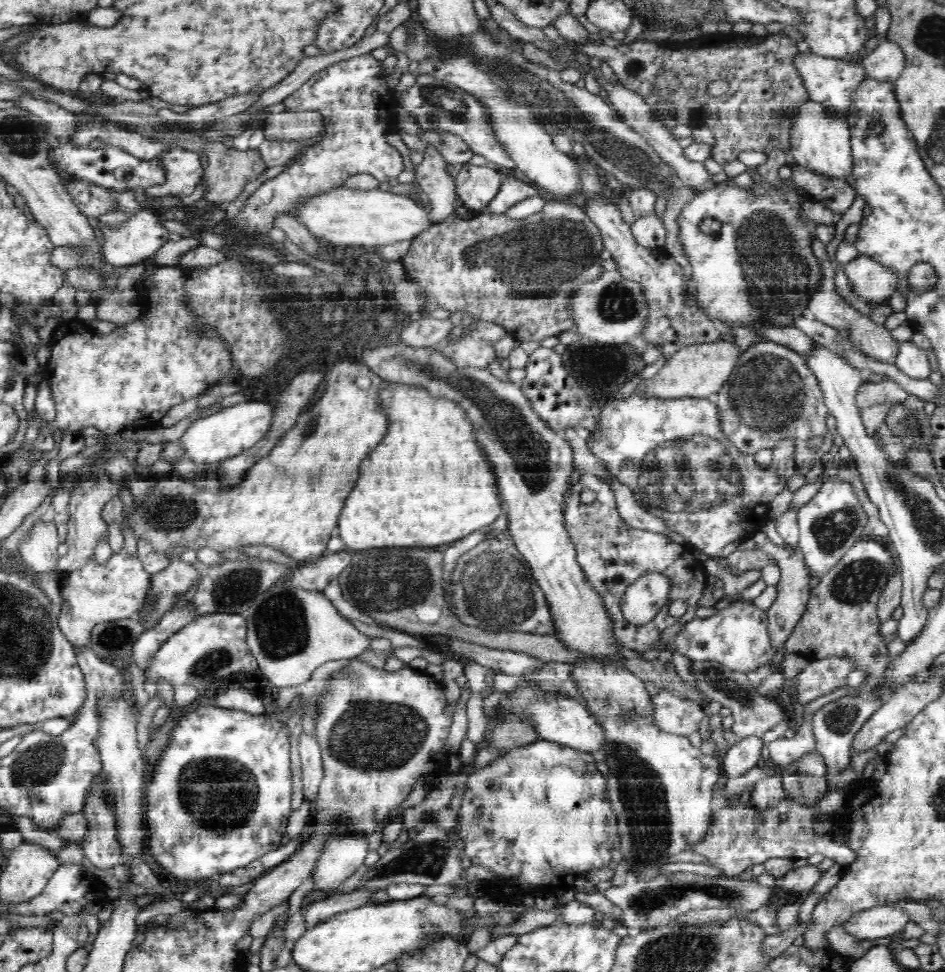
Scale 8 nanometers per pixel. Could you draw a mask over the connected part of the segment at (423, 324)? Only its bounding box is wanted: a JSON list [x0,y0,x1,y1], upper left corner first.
[399,318,454,348]

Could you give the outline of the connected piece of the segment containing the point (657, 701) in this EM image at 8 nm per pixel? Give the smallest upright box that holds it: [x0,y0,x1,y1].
[652,688,706,737]

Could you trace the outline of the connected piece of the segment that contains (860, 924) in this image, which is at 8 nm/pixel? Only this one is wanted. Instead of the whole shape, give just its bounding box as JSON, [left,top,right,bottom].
[843,904,909,940]

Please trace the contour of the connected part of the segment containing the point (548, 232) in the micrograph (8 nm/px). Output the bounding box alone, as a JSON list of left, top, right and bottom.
[398,199,604,342]

